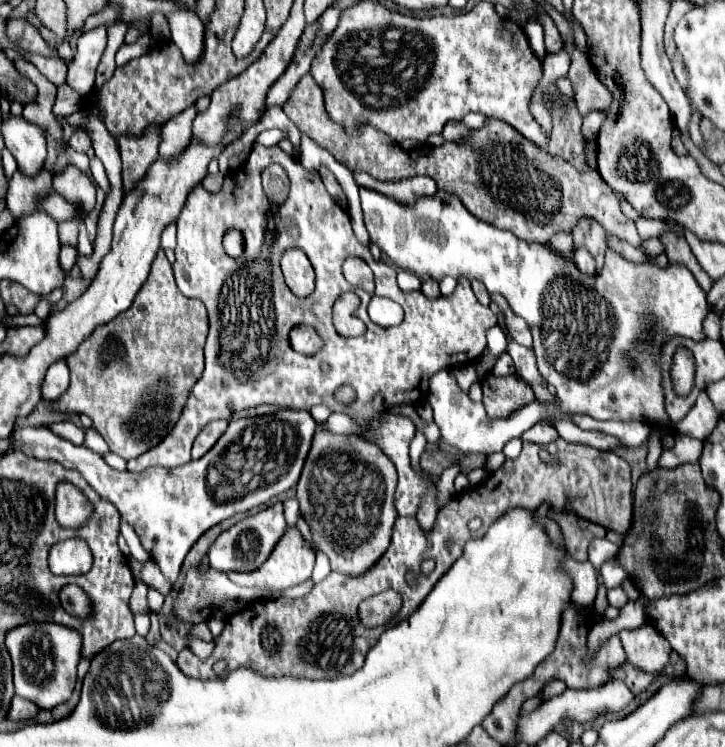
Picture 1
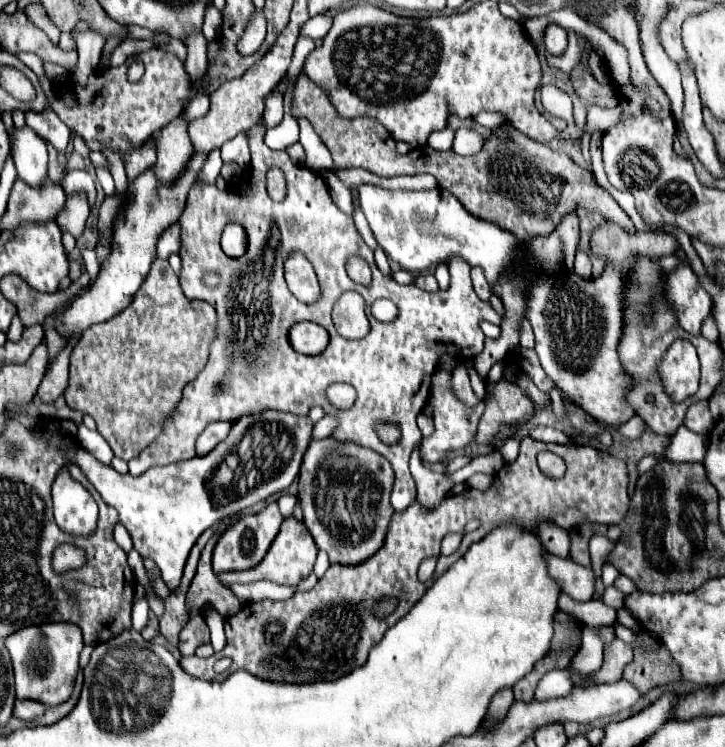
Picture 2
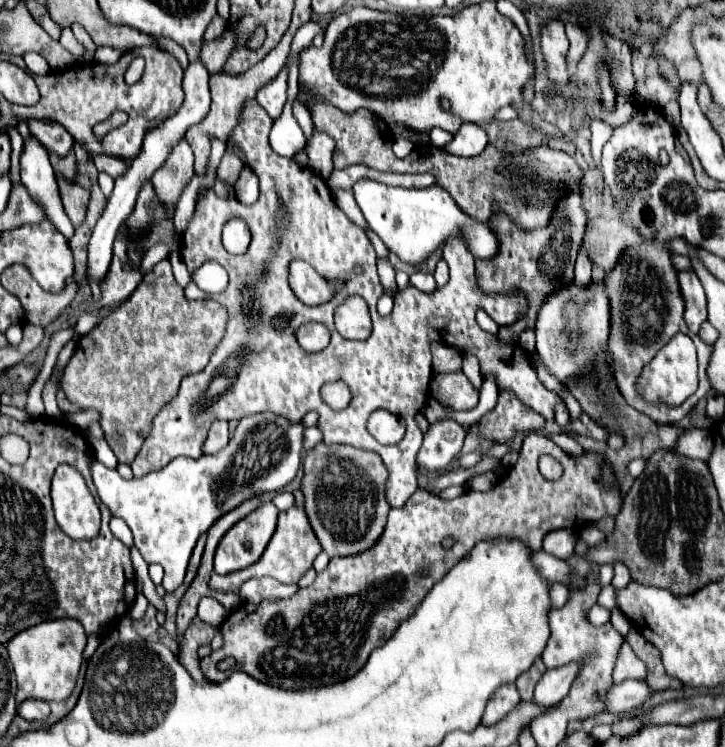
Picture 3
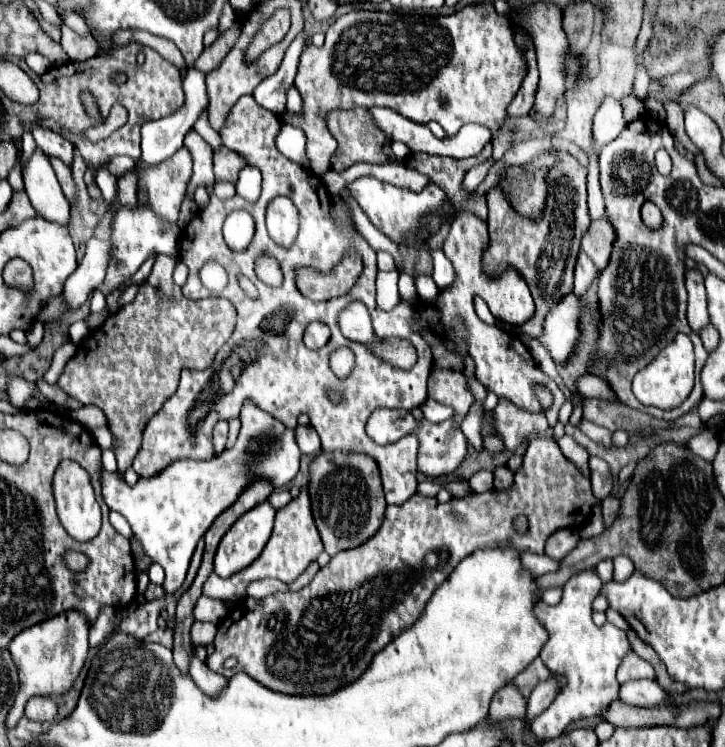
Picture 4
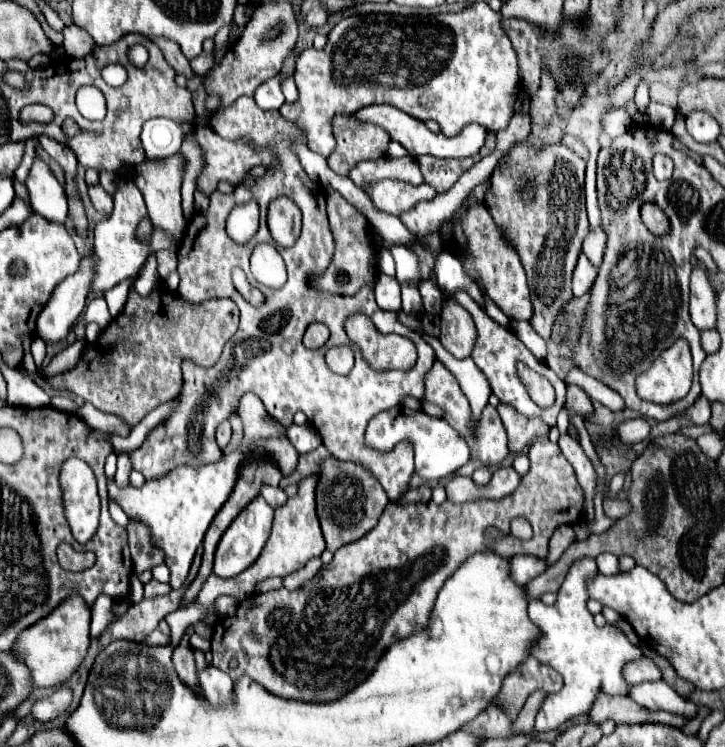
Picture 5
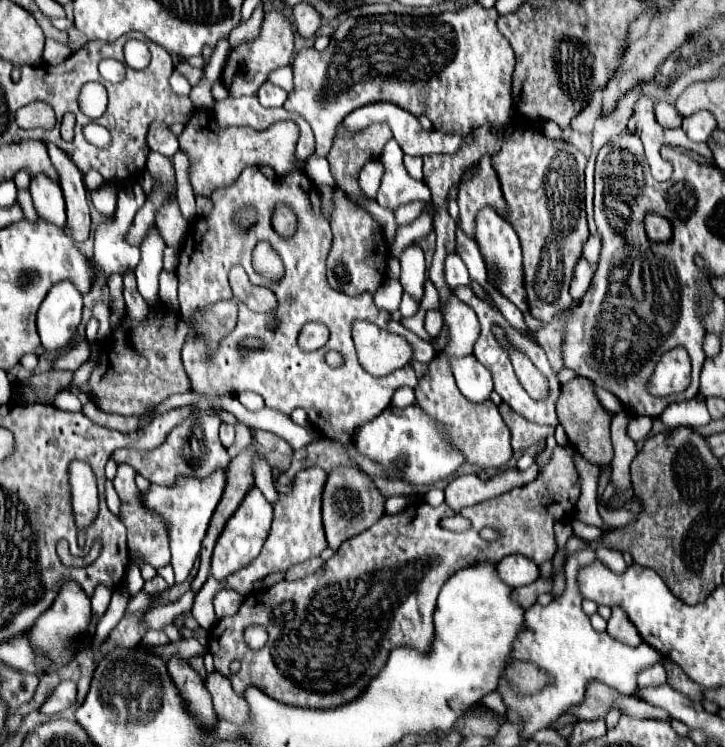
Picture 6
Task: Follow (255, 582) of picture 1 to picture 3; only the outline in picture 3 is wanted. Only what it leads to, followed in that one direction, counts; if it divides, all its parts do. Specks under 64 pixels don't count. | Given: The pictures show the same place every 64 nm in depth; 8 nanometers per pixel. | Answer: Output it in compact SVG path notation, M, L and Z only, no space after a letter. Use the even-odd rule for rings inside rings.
M294 504L290 510L284 510L284 512L278 514L276 532L274 532L272 540L268 542L266 552L262 554L262 558L256 564L252 564L252 566L248 566L248 568L244 568L240 572L226 574L226 576L220 576L220 574L212 572L208 586L210 586L212 592L232 592L232 594L238 594L240 592L240 586L246 580L250 580L250 578L262 578L262 576L272 576L272 578L276 578L280 582L296 584L302 578L302 574L312 568L312 562L314 562L314 558L320 552L322 552L322 546L320 546L314 530L310 526L310 520L306 516L304 506Z

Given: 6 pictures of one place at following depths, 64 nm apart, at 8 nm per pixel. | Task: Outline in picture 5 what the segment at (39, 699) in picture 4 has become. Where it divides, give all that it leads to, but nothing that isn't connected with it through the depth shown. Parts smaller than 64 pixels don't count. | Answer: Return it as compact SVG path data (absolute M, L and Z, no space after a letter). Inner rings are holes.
M62 686L56 692L52 692L46 700L38 700L32 708L32 716L40 722L50 722L54 718L58 718L62 712L66 712L66 708L72 702L72 688Z

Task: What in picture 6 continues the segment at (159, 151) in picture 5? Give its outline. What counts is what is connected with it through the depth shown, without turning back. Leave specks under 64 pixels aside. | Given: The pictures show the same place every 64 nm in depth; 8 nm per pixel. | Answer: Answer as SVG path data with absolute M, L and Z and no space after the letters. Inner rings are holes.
M152 122L150 130L148 130L148 146L150 146L150 150L172 158L178 152L178 138L170 132L168 126L164 126L160 122Z

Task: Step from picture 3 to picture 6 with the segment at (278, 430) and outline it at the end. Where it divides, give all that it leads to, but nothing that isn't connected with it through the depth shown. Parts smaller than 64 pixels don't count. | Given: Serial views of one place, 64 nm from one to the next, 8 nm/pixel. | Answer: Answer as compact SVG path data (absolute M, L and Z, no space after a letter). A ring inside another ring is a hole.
M218 470L216 474L212 474L212 478L206 480L198 480L198 478L186 478L184 482L176 482L176 486L156 486L152 484L152 488L148 492L144 492L144 500L146 504L160 512L164 516L164 520L170 526L170 550L172 550L172 568L176 574L176 582L184 582L194 566L194 560L200 552L200 542L208 530L208 522L212 518L212 512L222 496L224 490L224 470Z

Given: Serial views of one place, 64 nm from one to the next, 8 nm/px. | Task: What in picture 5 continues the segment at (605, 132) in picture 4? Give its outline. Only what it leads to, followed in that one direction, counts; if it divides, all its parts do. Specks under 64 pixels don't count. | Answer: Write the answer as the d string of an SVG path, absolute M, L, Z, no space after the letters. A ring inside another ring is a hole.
M612 110L610 114L604 116L604 132L610 136L610 138L616 138L624 132L628 132L630 128L630 116L626 114L626 110Z

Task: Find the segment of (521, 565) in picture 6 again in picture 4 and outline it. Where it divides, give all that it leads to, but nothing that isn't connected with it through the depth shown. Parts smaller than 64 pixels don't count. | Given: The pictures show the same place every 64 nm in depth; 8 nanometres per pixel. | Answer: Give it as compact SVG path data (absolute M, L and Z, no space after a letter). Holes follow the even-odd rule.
M520 554L520 562L522 562L522 568L528 570L534 578L554 572L558 568L558 562L550 560L548 556L538 556L538 554Z

